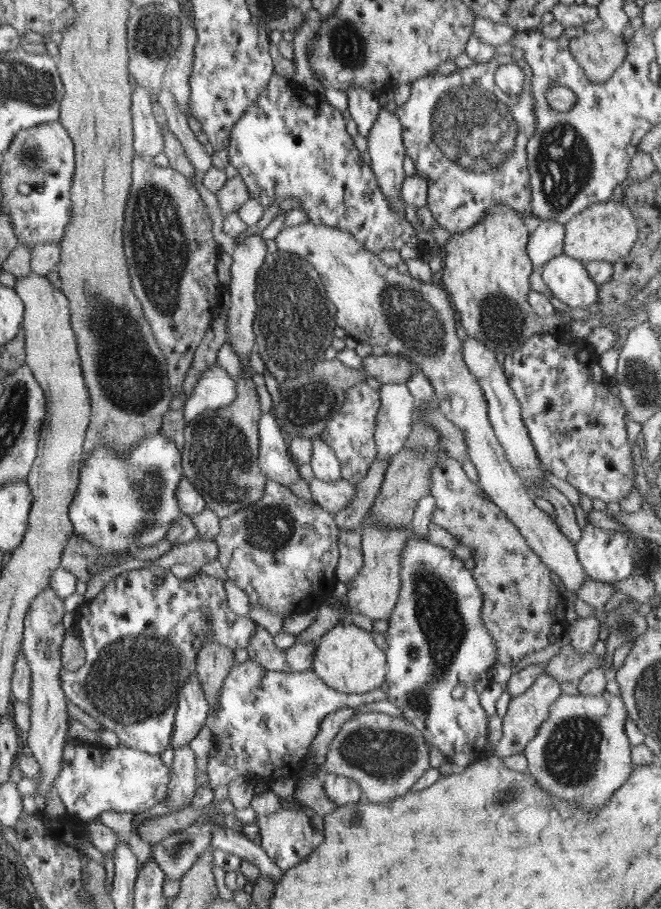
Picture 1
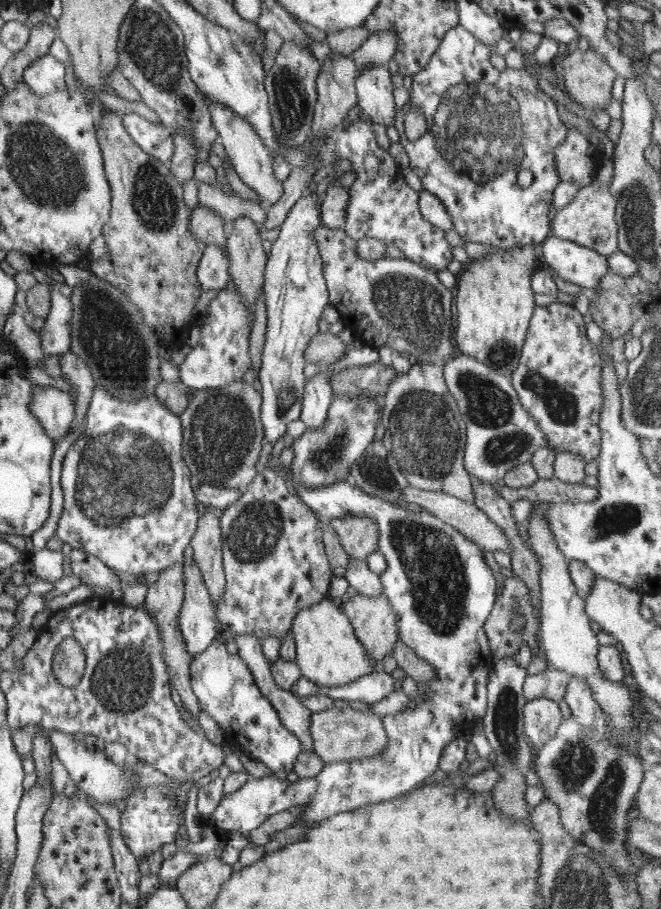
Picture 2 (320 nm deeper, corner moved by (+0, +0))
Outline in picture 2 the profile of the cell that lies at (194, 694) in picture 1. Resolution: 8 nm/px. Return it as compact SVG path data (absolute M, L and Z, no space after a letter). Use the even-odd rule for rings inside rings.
M194 561L191 565L182 565L184 575L184 598L179 612L179 629L183 634L185 645L191 660L201 653L210 643L216 640L216 627L218 627L213 598L204 584L199 566Z

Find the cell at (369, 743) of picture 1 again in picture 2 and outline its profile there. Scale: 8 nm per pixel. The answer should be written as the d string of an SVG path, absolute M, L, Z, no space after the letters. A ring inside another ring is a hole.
M346 706L312 713L309 729L315 753L325 763L354 761L381 755L388 744L383 717L378 716L372 710L358 711Z

